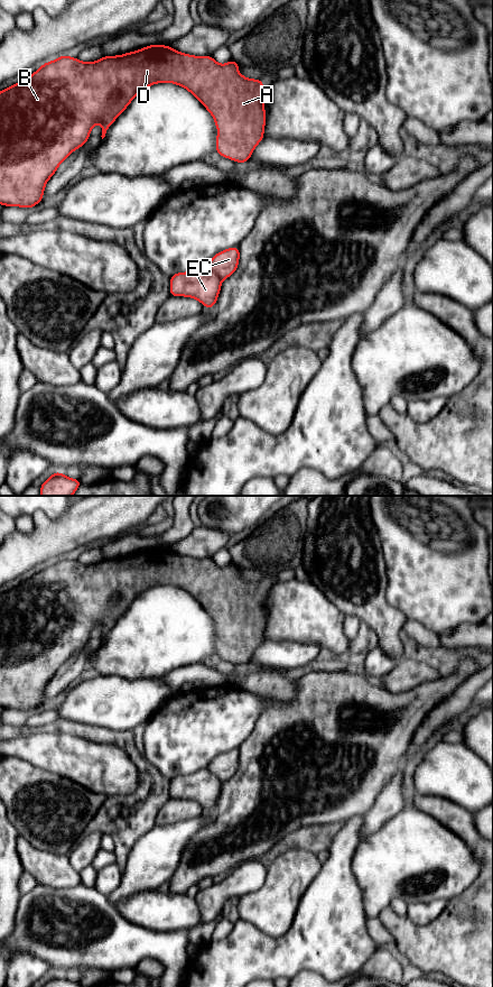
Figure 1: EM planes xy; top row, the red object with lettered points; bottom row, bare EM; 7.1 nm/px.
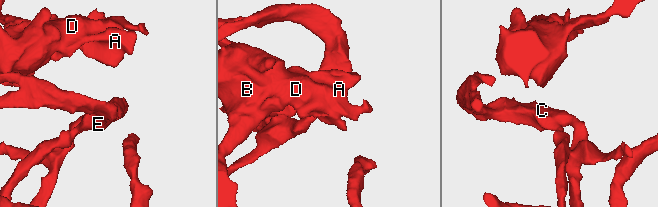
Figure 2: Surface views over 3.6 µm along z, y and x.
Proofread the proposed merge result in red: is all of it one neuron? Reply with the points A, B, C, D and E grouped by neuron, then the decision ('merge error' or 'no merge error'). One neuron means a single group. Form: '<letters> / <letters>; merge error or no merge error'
A B C D E; no merge error

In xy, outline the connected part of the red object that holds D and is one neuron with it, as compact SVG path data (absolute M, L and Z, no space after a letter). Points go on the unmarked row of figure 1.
M151 547L119 559L104 559L90 565L64 557L43 566L30 579L0 594L0 707L31 711L39 705L48 682L72 654L87 644L91 631L100 625L103 642L108 630L133 600L156 585L169 584L187 591L215 622L218 633L216 655L236 665L250 663L253 652L264 639L264 591L262 582L244 580L239 575L239 569L233 562L222 568L212 559L187 557L165 547Z

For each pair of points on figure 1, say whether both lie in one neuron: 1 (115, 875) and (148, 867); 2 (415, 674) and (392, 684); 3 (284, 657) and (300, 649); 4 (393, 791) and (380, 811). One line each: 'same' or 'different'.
1: different
2: same
3: same
4: same

